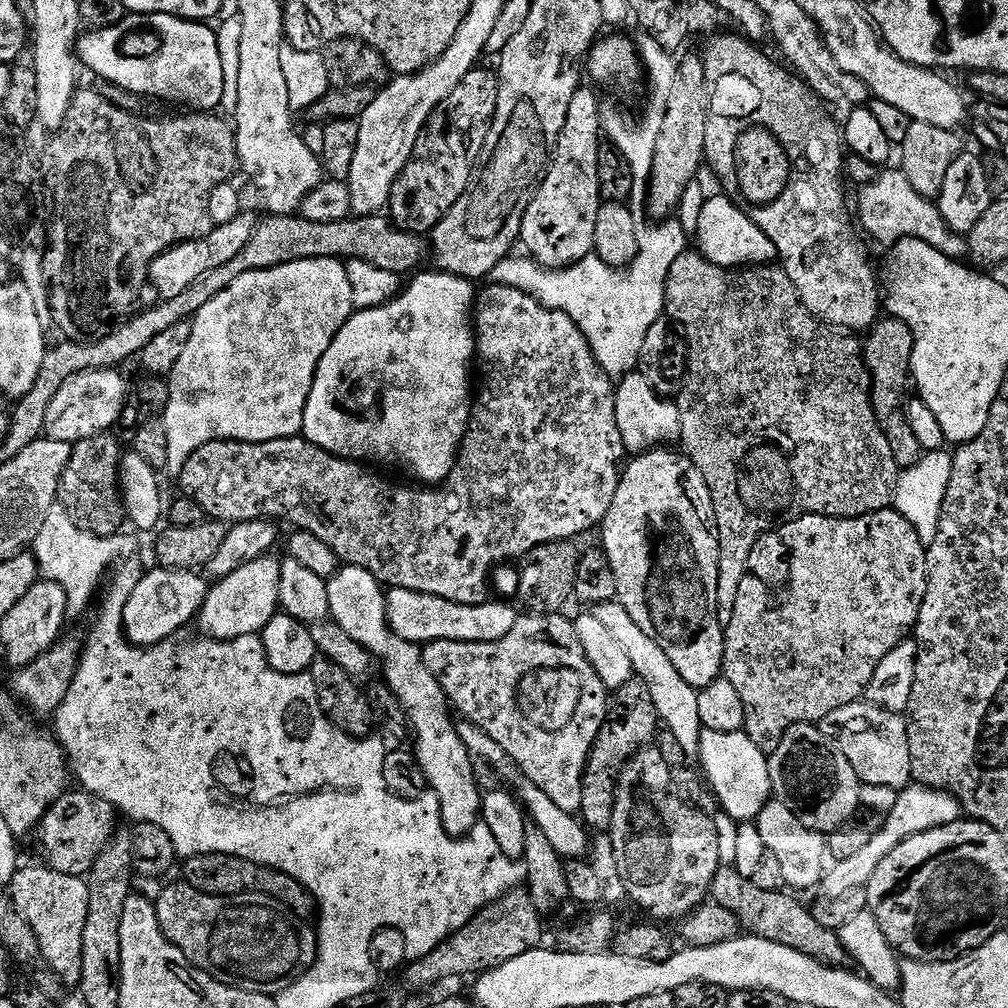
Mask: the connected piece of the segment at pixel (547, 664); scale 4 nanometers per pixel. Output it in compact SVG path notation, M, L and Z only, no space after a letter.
M524 614L516 619L514 630L510 630L510 634L506 634L506 638L498 638L494 642L435 640L423 645L422 651L424 653L426 670L430 670L430 674L442 686L444 695L448 697L449 705L455 711L457 708L464 715L463 719L467 723L477 724L483 732L490 734L490 738L494 738L494 742L498 742L498 746L502 746L502 750L506 750L508 757L520 767L520 775L525 776L530 782L534 782L534 786L538 786L538 790L542 790L542 794L547 794L550 802L554 802L554 806L558 806L558 810L566 810L567 812L576 814L579 813L582 806L584 767L588 764L588 755L591 754L592 747L596 745L598 734L604 729L604 723L608 721L610 690L604 685L602 678L598 678L594 666L590 666L590 662L582 650L582 642L578 642L575 623L571 619L567 620L565 616L564 614L548 616Z

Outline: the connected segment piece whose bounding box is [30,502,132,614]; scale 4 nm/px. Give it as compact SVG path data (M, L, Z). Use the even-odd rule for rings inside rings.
M58 502L52 507L50 514L46 514L46 520L42 522L42 530L38 530L30 545L39 575L62 586L68 599L69 613L84 612L100 584L100 579L107 574L108 567L126 559L132 552L132 544L124 534L95 536L86 530L78 530L74 522L70 522L70 514L66 514L66 510Z

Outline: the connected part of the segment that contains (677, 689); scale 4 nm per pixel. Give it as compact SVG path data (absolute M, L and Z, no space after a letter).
M620 603L595 605L590 614L594 618L598 618L598 622L602 622L602 626L606 626L606 630L610 630L610 634L614 634L616 641L622 645L622 651L630 658L633 673L639 680L646 682L650 695L654 697L656 715L662 721L663 727L665 724L672 731L673 738L680 743L680 748L686 755L692 756L692 758L699 757L702 729L698 718L697 689L692 688L690 682L686 682L686 678L682 678L682 674L678 674L674 662L670 662L670 658L666 658L666 650L662 650L662 646L658 646L658 642L654 642L654 638L650 638L650 634L642 634L638 622L634 622L634 618L630 618L630 614L626 614L626 610Z

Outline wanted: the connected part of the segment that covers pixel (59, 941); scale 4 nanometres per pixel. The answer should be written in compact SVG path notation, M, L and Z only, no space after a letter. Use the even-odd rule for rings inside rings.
M47 866L21 867L10 881L14 906L26 918L38 938L45 964L65 985L79 985L82 978L82 930L86 930L88 885L79 876L55 872ZM68 983L68 984L67 984Z

